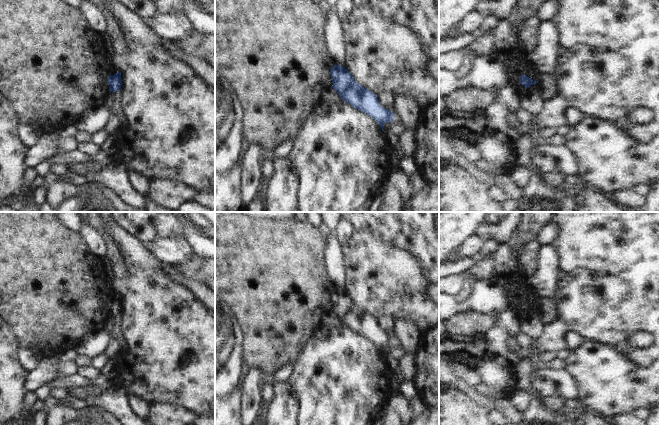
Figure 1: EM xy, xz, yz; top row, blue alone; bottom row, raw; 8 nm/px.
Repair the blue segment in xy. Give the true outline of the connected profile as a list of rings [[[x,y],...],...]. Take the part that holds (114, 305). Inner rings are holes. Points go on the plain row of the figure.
[[[117,296],[114,299],[107,301],[107,308],[110,316],[120,315],[122,309],[121,297]]]

